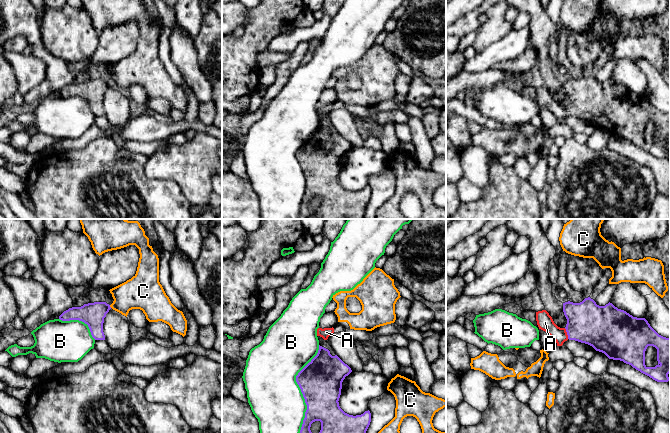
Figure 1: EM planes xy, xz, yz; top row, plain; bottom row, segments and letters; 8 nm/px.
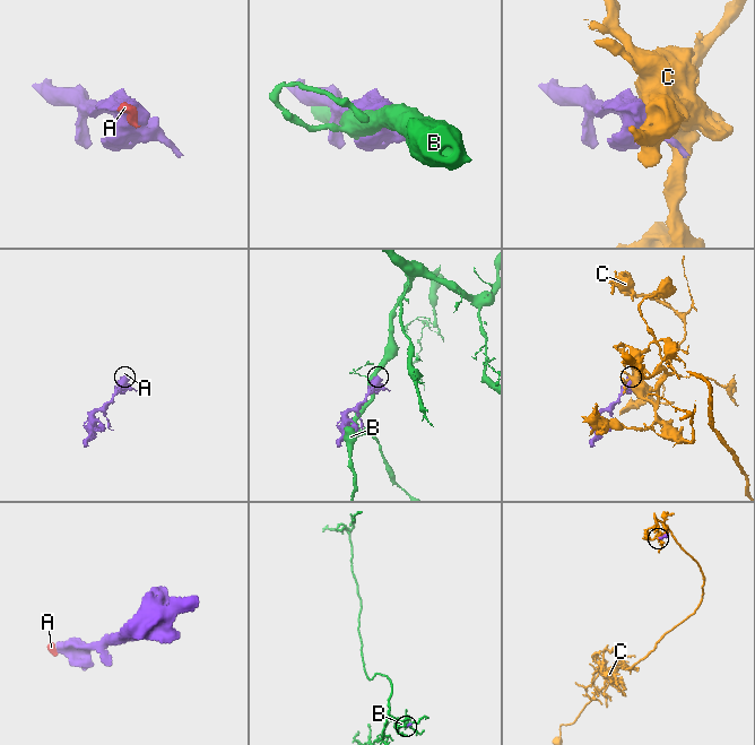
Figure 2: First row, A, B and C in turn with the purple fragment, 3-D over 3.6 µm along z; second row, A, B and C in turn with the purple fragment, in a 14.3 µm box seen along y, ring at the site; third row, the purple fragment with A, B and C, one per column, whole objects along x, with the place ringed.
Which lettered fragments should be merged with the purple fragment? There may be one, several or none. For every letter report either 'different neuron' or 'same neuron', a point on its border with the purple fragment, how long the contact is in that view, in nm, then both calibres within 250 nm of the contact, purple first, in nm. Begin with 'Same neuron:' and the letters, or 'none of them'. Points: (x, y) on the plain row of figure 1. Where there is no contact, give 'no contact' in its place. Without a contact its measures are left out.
Same neuron: A
A: same neuron; meets purple in yz at (567, 109); contact 90 nm long; 320 nm thick on the purple side, 130 nm on the other
B: different neuron; meets purple in xz at (302, 169); contact 800 nm long; 340 nm thick on the purple side, 420 nm on the other
C: different neuron; meets purple in xy at (109, 82); contact 30 nm long; 190 nm thick on the purple side, 260 nm on the other

